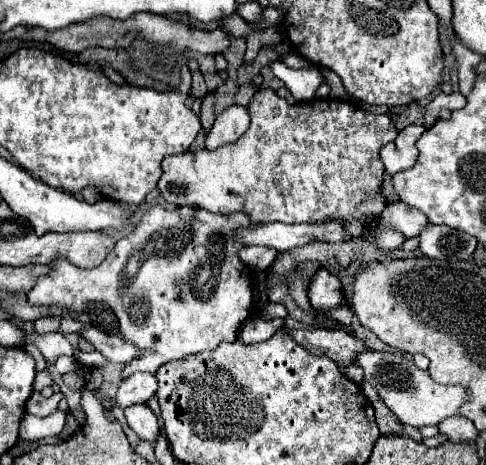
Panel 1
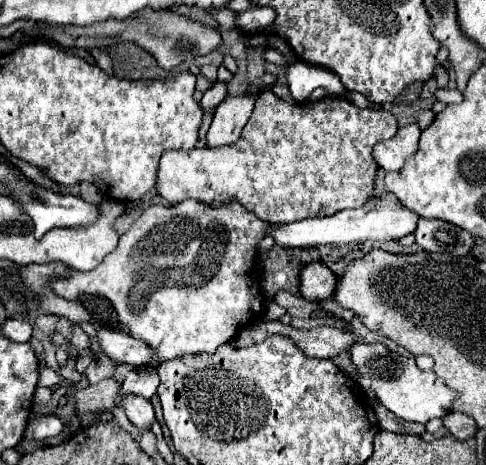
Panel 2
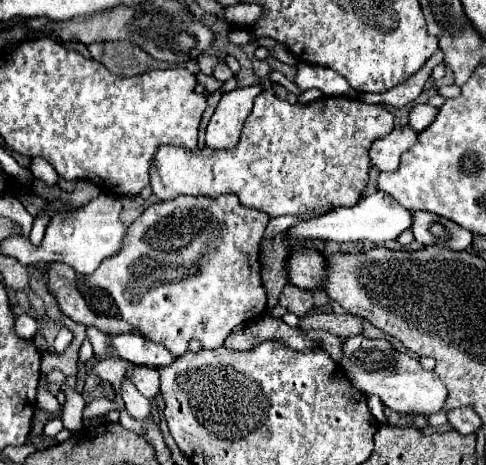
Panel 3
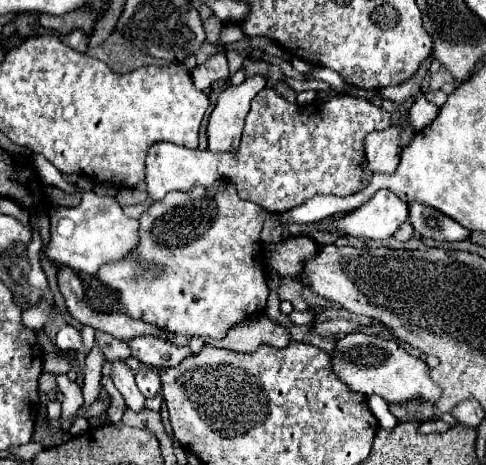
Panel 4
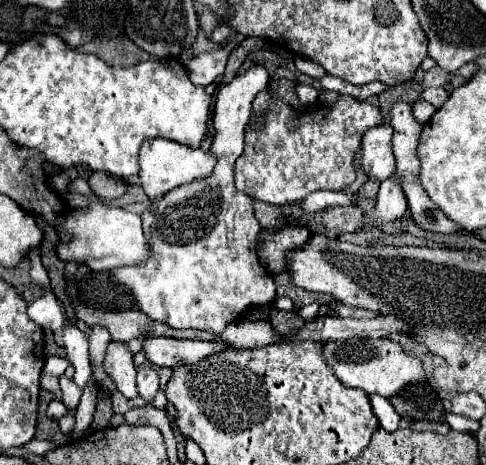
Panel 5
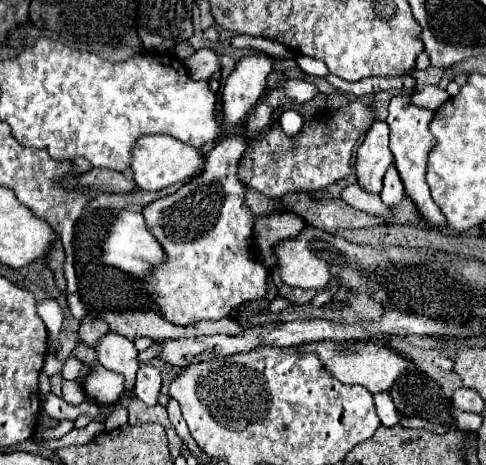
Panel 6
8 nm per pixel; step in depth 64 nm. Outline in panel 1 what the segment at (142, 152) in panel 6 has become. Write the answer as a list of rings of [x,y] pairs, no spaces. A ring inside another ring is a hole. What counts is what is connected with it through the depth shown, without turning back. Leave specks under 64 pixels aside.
[[[260,88],[254,98],[248,104],[248,114],[250,114],[250,128],[248,132],[236,140],[234,144],[226,144],[218,150],[196,150],[192,152],[184,152],[178,156],[166,156],[162,162],[162,178],[158,182],[158,188],[164,196],[166,202],[174,204],[174,206],[194,206],[194,208],[204,208],[208,212],[214,214],[236,214],[236,212],[244,212],[248,214],[248,218],[254,220],[254,224],[266,224],[266,222],[284,222],[284,224],[300,224],[300,222],[324,222],[324,220],[344,220],[344,216],[352,216],[358,222],[368,224],[368,220],[376,220],[376,216],[380,216],[382,208],[384,208],[384,192],[382,192],[382,180],[384,180],[384,164],[380,160],[380,148],[392,140],[396,140],[398,130],[396,126],[388,120],[388,114],[370,114],[364,110],[354,108],[348,102],[342,100],[332,100],[332,98],[316,98],[308,102],[300,102],[300,104],[288,104],[284,98],[280,98],[272,88]]]

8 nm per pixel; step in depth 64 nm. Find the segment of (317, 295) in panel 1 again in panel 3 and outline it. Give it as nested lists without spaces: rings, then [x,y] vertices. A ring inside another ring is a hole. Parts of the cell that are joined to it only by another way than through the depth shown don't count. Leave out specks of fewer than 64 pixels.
[[[300,250],[292,252],[288,260],[288,274],[291,283],[302,290],[316,290],[324,286],[326,280],[326,260],[320,252]]]

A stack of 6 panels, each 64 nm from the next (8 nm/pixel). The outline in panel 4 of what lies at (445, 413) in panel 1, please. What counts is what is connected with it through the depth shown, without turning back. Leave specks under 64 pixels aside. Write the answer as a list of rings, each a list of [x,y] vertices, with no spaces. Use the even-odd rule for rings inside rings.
[[[348,334],[340,338],[332,354],[332,366],[338,378],[344,380],[352,390],[362,392],[366,396],[378,394],[388,404],[420,400],[436,406],[442,396],[442,388],[430,378],[430,370],[420,358],[410,356],[392,340],[378,338],[372,334]]]

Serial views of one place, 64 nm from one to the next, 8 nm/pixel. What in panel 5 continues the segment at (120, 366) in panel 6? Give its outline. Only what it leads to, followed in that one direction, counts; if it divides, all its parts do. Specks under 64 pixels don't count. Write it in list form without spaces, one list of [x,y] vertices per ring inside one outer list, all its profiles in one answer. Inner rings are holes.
[[[110,342],[108,350],[106,350],[106,360],[104,366],[106,374],[114,380],[116,388],[128,398],[134,400],[138,398],[138,390],[136,390],[136,368],[132,364],[132,354],[128,352],[128,348],[122,342]]]

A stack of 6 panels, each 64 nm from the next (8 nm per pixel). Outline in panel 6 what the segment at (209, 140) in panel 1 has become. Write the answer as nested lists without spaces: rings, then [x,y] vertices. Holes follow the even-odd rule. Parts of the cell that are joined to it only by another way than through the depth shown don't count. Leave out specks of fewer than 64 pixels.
[[[248,56],[248,58],[238,60],[234,72],[228,76],[224,90],[222,90],[222,122],[220,124],[222,124],[224,136],[216,142],[214,150],[206,156],[208,170],[202,172],[202,176],[186,182],[174,194],[158,198],[156,202],[148,204],[142,210],[146,228],[160,242],[166,258],[164,258],[164,264],[158,264],[156,268],[152,268],[148,276],[142,276],[138,280],[142,282],[142,290],[148,294],[158,314],[164,316],[164,320],[172,320],[174,324],[188,326],[200,320],[216,322],[220,318],[228,318],[230,312],[242,306],[244,302],[260,300],[260,298],[266,298],[268,294],[268,270],[260,262],[256,262],[250,252],[256,216],[246,206],[246,188],[238,184],[236,164],[242,152],[246,150],[246,142],[242,134],[246,116],[256,108],[266,88],[266,78],[272,72],[272,62],[274,60],[270,56]]]

